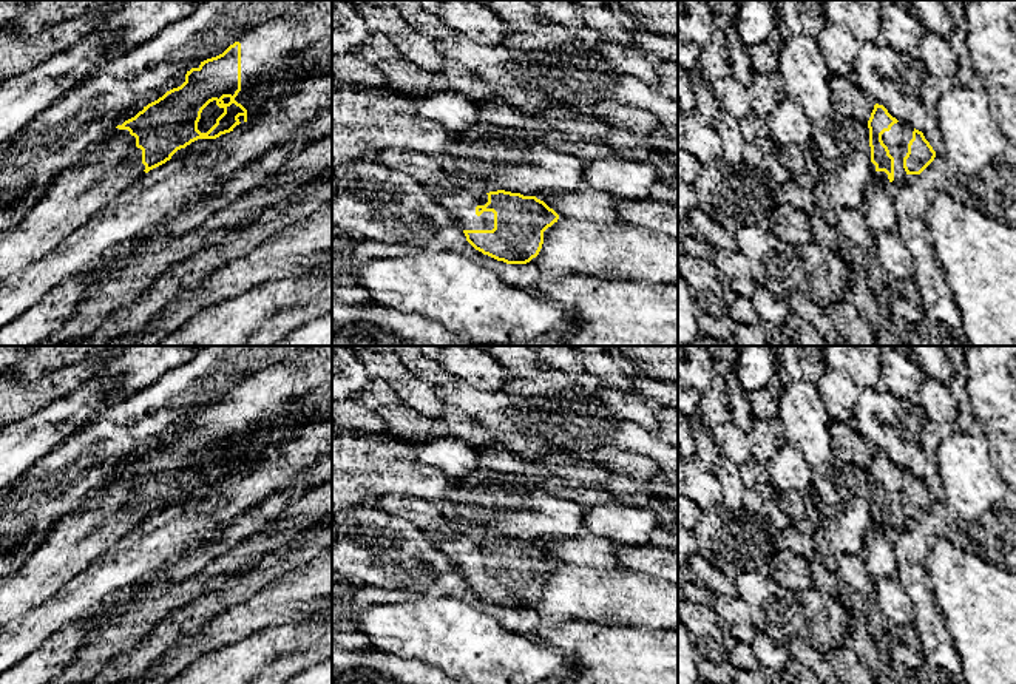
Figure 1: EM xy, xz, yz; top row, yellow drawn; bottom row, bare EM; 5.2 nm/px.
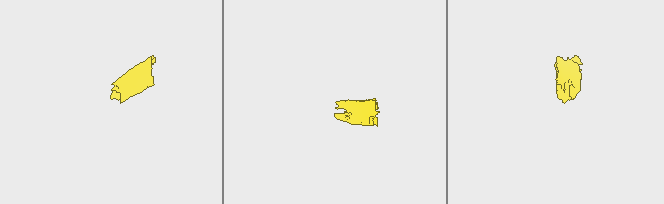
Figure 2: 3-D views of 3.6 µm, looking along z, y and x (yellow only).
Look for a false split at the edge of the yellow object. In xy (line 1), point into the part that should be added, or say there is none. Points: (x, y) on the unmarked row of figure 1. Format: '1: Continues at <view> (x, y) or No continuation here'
1: Continues at xy (73, 544)

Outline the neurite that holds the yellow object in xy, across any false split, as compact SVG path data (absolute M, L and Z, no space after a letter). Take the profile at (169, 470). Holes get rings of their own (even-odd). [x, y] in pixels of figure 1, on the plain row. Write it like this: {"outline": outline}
{"outline": "M307 346L293 358L279 361L244 378L222 400L201 408L185 420L185 428L144 452L134 463L117 471L100 486L79 511L56 523L45 542L31 551L11 577L0 585L0 632L19 622L28 611L52 599L56 593L86 570L107 550L114 547L133 528L198 485L216 485L239 471L239 462L252 462L258 451L247 455L235 446L241 435L259 431L270 420L281 420L292 411L292 403L307 394L332 384L332 346ZM216 448L224 459L207 477L198 476L202 455Z"}

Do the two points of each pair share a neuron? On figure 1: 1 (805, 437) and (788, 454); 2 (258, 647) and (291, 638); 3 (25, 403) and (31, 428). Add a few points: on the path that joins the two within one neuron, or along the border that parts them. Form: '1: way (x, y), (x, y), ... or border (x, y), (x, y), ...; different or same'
1: border (786, 442), (812, 468); different
2: way (266, 646), (283, 638); same
3: border (60, 397), (16, 420); different

